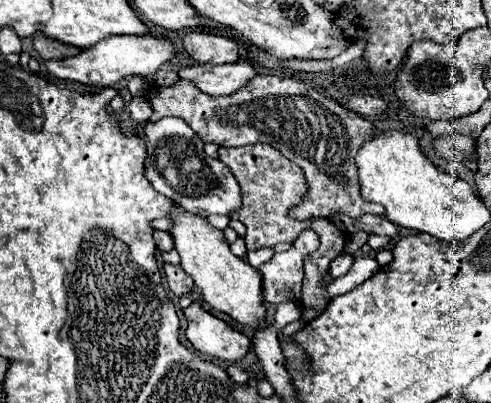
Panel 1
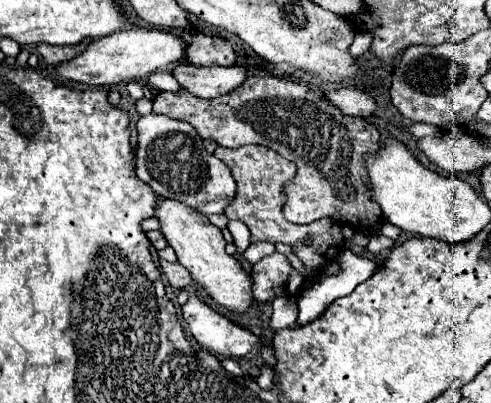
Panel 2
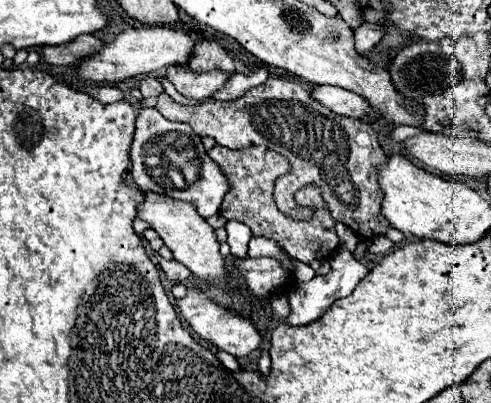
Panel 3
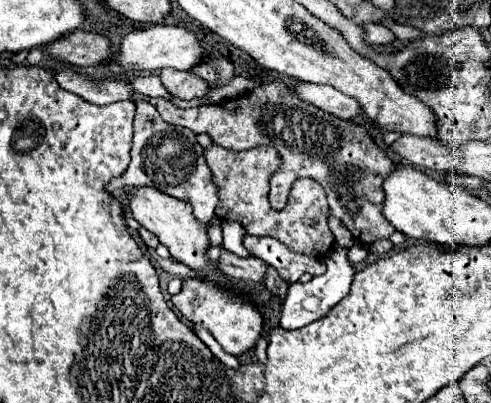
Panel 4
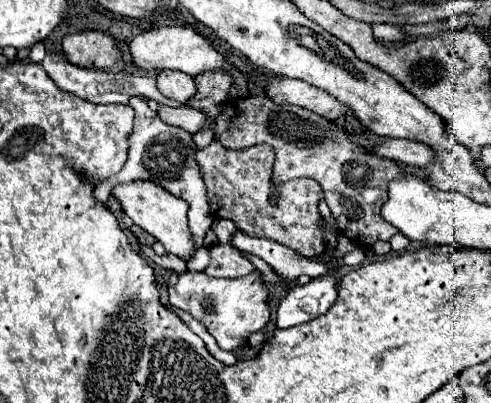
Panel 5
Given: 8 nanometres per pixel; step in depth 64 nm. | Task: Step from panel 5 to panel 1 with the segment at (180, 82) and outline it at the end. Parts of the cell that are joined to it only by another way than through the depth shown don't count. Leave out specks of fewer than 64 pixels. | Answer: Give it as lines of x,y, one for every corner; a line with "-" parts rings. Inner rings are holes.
234,62
234,64
194,64
194,66
182,66
178,70
178,76
182,80
192,82
200,92
208,96
224,96
240,90
248,80
254,76
254,68
248,62

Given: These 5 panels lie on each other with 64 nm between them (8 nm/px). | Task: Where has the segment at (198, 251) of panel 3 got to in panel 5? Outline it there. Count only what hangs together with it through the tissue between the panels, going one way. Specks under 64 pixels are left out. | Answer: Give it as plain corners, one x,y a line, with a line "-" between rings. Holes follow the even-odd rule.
134,180
130,184
118,184
110,192
122,206
122,212
132,218
132,222
146,232
150,232
156,240
160,240
166,248
166,252
172,252
184,260
192,258
194,248
192,248
192,236
188,230
188,204
184,200
172,196
152,180

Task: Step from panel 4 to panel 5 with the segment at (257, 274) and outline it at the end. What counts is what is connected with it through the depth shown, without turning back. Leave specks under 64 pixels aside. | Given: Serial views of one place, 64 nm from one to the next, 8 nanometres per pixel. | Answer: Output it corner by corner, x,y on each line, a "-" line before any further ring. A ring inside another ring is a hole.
226,244
210,246
210,264
206,266
204,274
212,278
240,278
254,270
254,264
246,260
236,248

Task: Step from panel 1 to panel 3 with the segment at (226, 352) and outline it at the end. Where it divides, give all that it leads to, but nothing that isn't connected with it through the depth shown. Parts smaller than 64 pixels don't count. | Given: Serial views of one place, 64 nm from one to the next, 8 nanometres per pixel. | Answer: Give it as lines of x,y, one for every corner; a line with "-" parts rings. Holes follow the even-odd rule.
188,288
186,296
180,298
180,300
176,300
176,304
180,308
180,314
192,326
192,330
198,332
200,338
206,340
208,344
212,344
212,346
216,346
216,348
220,348
220,350
236,356
236,358
246,356
246,354
250,354
252,350
256,350
260,346
262,338
260,338
260,334
256,330
256,324
250,318
246,318
242,314
236,314
236,312
232,312
228,308
218,306
200,288

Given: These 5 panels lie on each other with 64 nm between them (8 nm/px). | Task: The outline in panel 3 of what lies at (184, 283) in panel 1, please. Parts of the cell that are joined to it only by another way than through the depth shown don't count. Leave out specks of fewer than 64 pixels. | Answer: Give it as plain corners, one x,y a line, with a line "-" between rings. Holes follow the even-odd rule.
158,258
158,264
160,264
160,268
162,268
164,274
166,274
166,278
168,278
172,284
182,282
182,280
186,280
186,278
190,276
190,270
188,270
184,264
176,262
176,260
164,260
164,258

